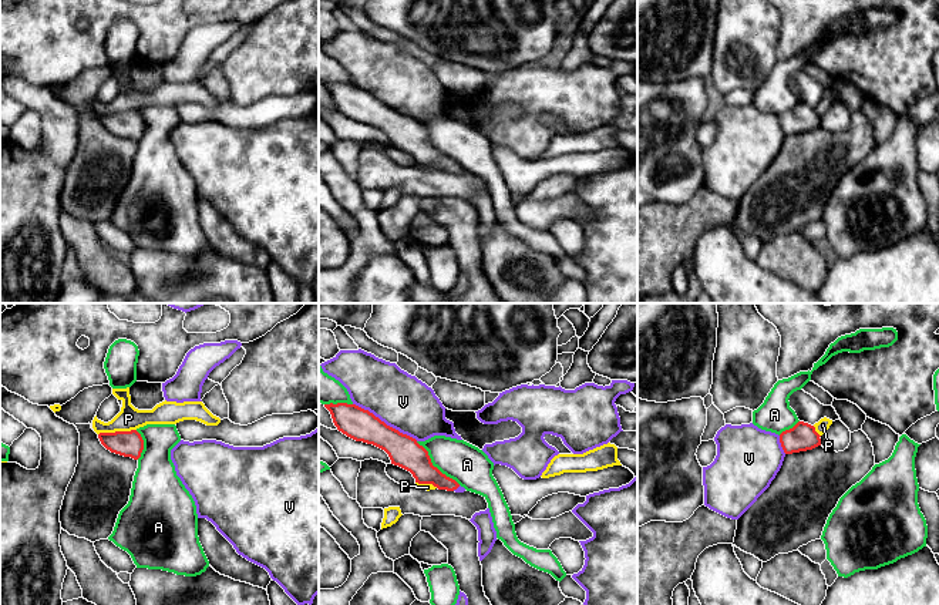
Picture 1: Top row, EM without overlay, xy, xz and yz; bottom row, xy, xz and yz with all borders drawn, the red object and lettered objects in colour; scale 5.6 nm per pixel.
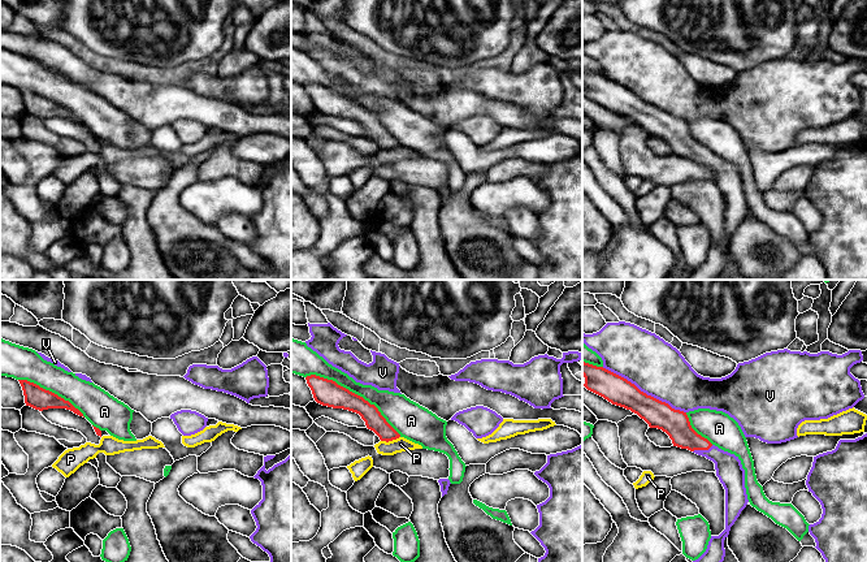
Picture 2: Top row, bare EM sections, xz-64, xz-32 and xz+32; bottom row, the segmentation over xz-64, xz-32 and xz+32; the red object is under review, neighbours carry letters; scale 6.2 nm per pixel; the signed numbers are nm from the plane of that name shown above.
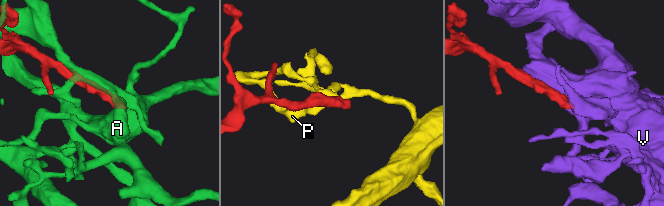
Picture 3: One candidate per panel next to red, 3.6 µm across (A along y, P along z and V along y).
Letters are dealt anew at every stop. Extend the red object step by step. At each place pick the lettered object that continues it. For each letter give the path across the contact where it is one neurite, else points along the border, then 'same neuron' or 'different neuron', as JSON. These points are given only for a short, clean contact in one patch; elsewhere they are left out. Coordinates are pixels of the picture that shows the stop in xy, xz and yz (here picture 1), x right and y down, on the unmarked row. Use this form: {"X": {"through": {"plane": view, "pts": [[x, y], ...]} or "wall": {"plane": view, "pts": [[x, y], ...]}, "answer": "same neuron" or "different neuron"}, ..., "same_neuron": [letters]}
{"A": {"answer": "different neuron"}, "P": {"wall": {"plane": "xy", "pts": [[135, 110], [98, 116]]}, "answer": "different neuron"}, "V": {"answer": "same neuron"}, "same_neuron": ["V"]}

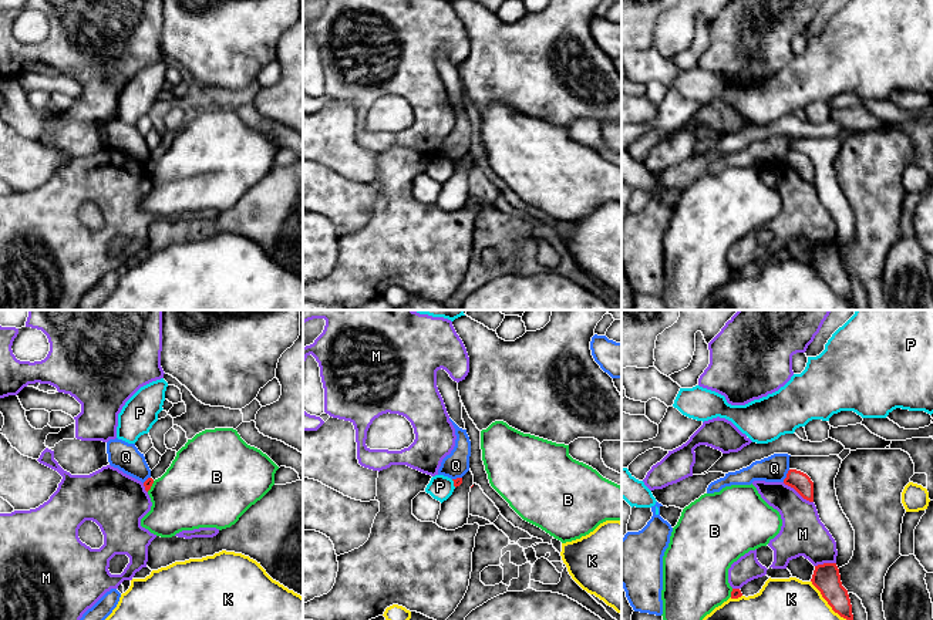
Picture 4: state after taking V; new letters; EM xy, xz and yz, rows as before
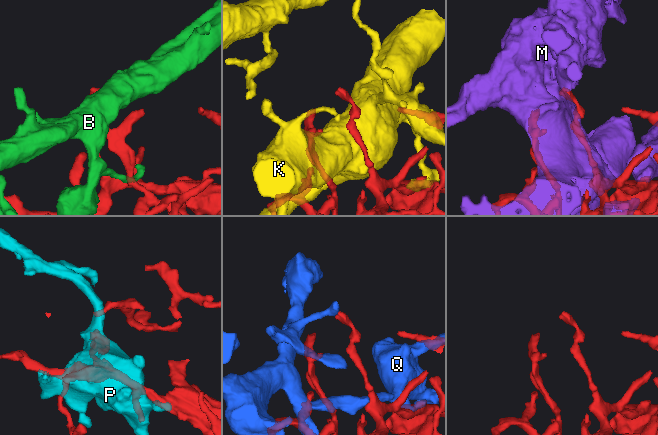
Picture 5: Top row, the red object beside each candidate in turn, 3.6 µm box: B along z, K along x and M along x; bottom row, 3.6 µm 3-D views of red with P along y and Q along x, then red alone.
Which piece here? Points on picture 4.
{"B": {"answer": "different neuron"}, "K": {"answer": "different neuron"}, "M": {"answer": "different neuron"}, "P": {"wall": {"plane": "xz", "pts": [[451, 161], [455, 168]]}, "answer": "different neuron"}, "Q": {"answer": "different neuron"}, "same_neuron": []}

